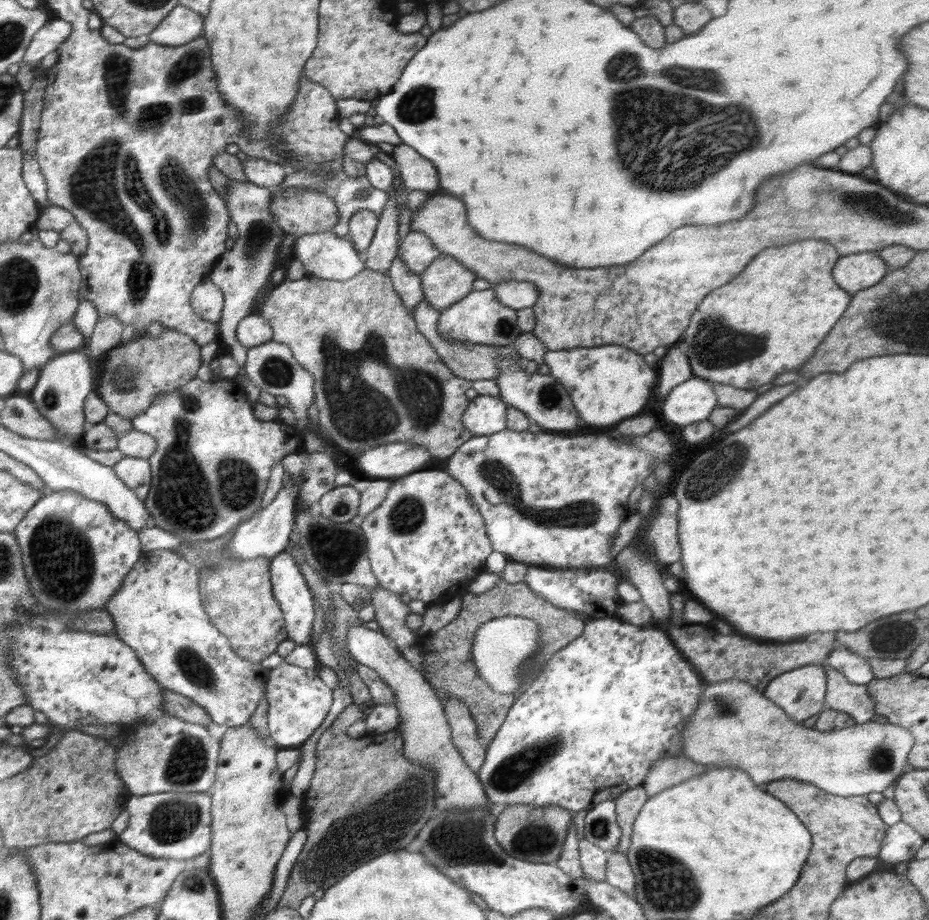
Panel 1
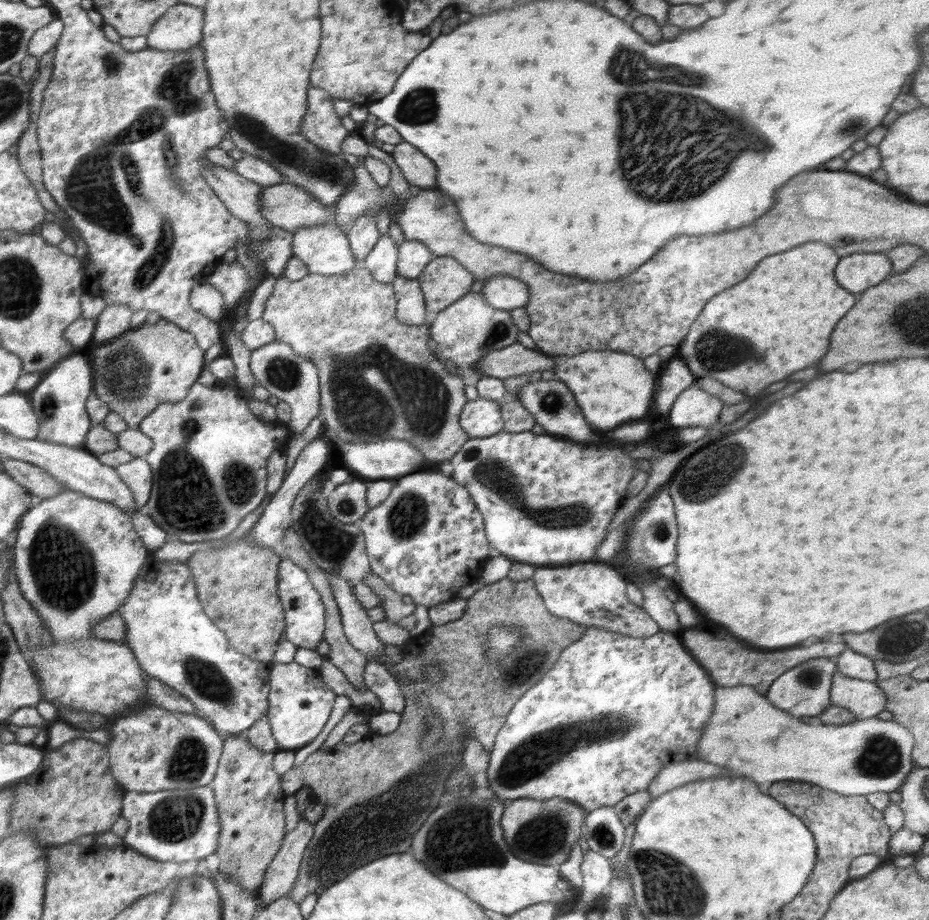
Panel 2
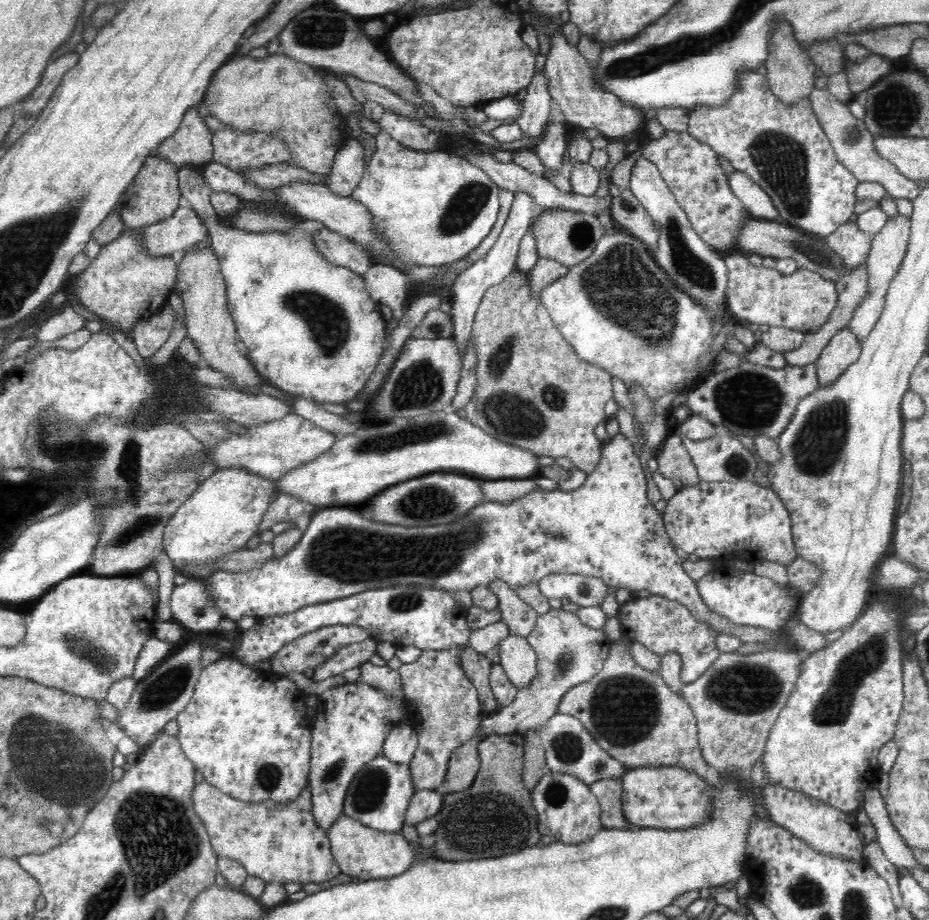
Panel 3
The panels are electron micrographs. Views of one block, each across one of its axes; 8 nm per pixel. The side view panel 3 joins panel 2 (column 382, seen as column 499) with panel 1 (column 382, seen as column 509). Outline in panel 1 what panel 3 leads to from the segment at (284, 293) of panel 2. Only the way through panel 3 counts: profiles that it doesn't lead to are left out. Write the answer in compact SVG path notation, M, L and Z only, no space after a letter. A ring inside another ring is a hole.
M364 269L361 273L345 281L326 280L309 274L300 280L284 279L279 286L270 290L267 302L264 306L264 317L266 322L273 328L273 339L276 342L288 345L294 359L312 373L314 377L314 402L318 408L318 418L320 428L325 433L327 440L338 445L342 450L352 450L353 452L372 449L388 443L408 442L418 446L424 446L432 458L447 458L453 454L474 435L468 432L461 424L461 415L468 406L469 399L466 397L466 390L470 387L469 381L456 376L440 359L428 339L416 327L416 321L408 314L406 306L403 306L398 293L394 291L391 278L374 270Z

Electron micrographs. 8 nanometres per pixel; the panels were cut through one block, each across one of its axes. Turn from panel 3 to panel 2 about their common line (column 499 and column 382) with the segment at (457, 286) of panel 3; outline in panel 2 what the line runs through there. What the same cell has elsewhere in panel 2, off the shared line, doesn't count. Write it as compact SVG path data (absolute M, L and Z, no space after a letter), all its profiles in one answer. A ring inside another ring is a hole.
M389 232L380 234L372 252L360 264L372 273L376 282L391 284L397 274L397 250Z

